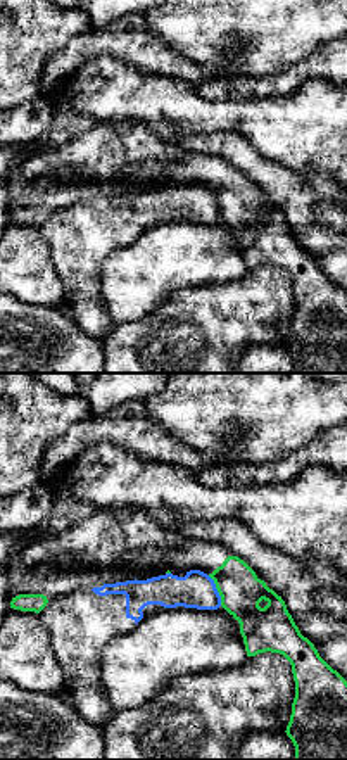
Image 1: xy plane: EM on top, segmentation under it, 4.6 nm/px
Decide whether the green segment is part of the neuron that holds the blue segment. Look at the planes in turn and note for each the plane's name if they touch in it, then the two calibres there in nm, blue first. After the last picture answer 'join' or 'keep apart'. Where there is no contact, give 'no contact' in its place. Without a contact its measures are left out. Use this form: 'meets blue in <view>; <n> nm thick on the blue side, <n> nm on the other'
meets blue in xy; 170 nm thick on the blue side, 200 nm on the other

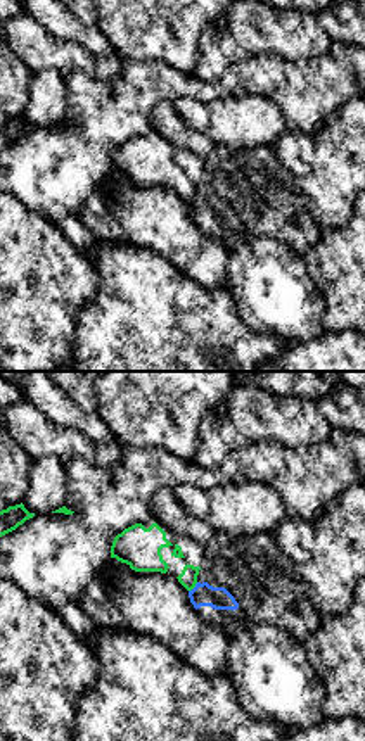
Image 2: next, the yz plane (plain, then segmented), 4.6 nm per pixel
meets blue in yz; 110 nm thick on the blue side, 80 nm on the other

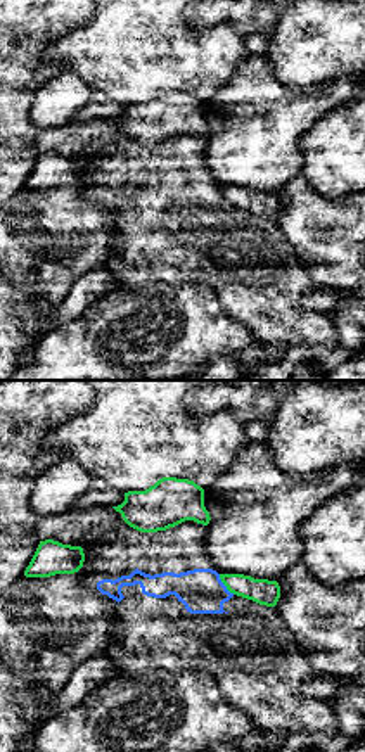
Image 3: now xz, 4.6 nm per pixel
meets blue in xz; 200 nm thick on the blue side, 120 nm on the other

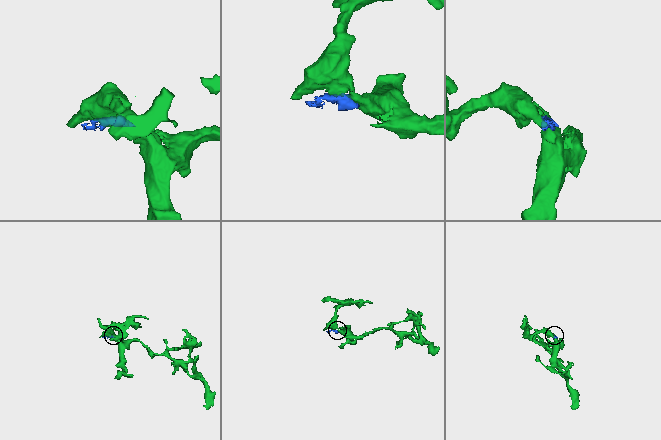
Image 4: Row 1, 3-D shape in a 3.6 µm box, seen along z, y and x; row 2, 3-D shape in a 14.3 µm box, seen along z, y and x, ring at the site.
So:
keep apart

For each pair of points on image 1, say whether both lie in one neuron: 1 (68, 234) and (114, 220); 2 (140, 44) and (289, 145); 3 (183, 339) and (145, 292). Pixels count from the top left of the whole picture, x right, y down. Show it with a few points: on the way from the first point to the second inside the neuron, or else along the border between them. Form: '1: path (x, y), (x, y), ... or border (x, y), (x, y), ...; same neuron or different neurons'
1: path (80, 234), (94, 230), (102, 221); same neuron
2: border (152, 73), (183, 78), (192, 85); different neurons
3: border (194, 287), (176, 291), (147, 315), (121, 325); different neurons

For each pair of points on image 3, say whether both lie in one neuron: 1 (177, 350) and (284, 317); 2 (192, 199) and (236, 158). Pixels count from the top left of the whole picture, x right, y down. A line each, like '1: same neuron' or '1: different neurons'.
1: different neurons
2: different neurons

